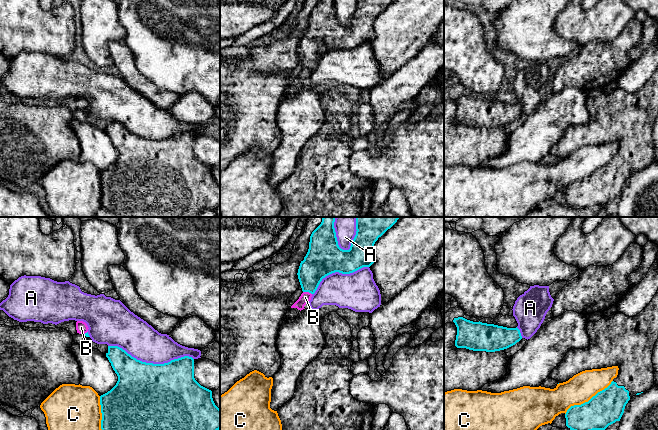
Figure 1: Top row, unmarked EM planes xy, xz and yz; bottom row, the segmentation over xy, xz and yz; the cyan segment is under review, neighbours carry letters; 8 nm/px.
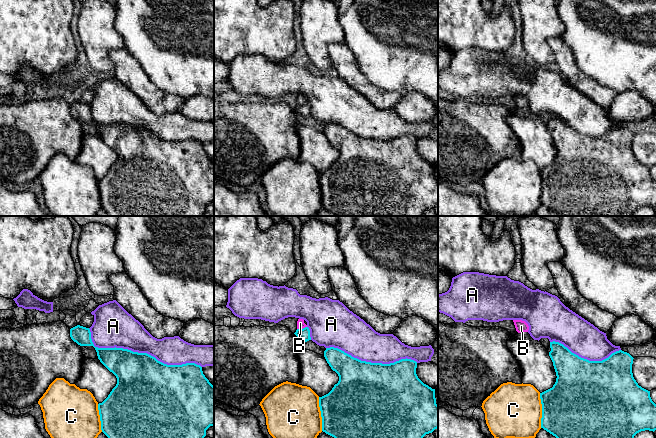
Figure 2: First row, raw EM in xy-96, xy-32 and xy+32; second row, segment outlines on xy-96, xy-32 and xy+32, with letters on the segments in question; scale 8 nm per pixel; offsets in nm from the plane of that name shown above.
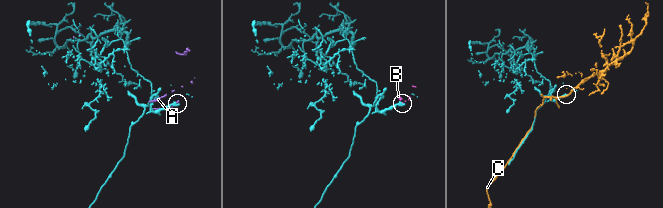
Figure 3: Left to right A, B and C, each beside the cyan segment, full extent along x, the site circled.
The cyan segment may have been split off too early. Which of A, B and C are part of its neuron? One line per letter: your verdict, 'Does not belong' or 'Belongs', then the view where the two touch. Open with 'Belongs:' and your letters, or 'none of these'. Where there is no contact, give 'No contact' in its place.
Belongs: none of these
A: Does not belong. Touches cyan in xy
B: Does not belong. Touches cyan in xz
C: Does not belong. Touches cyan in yz

